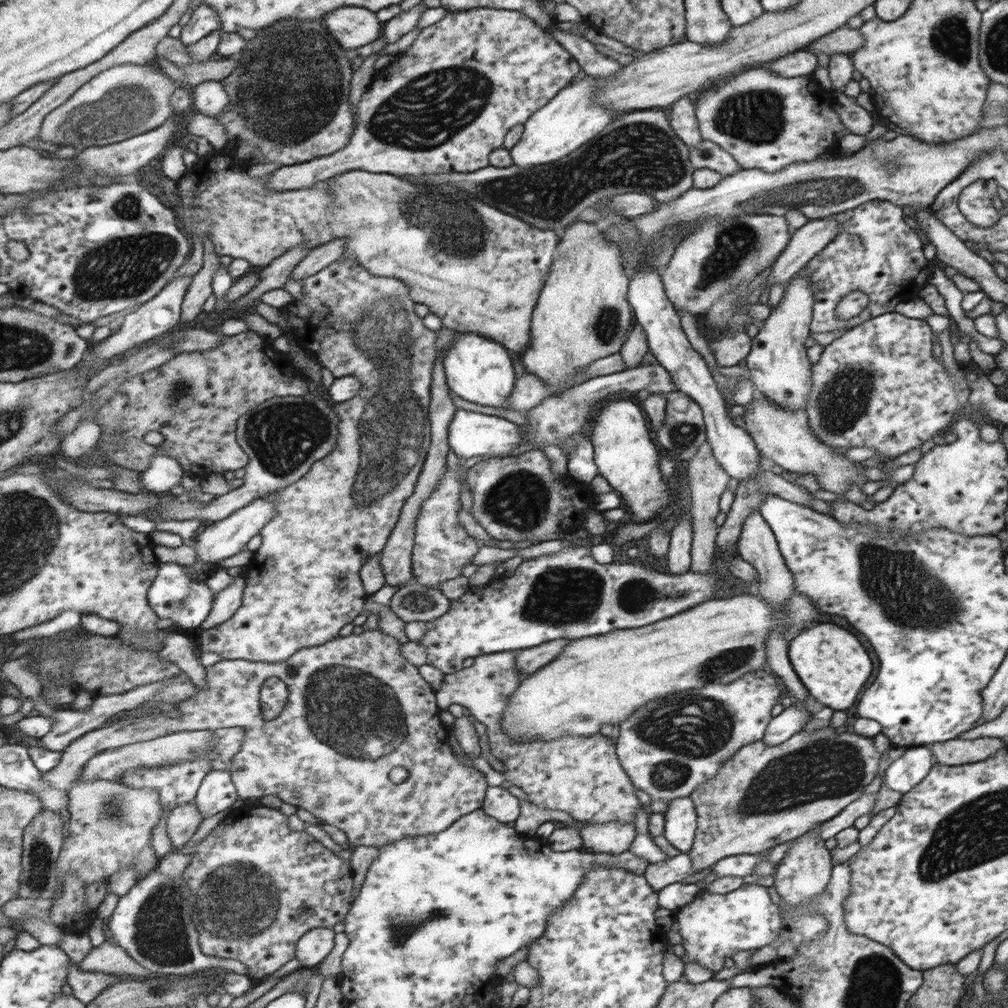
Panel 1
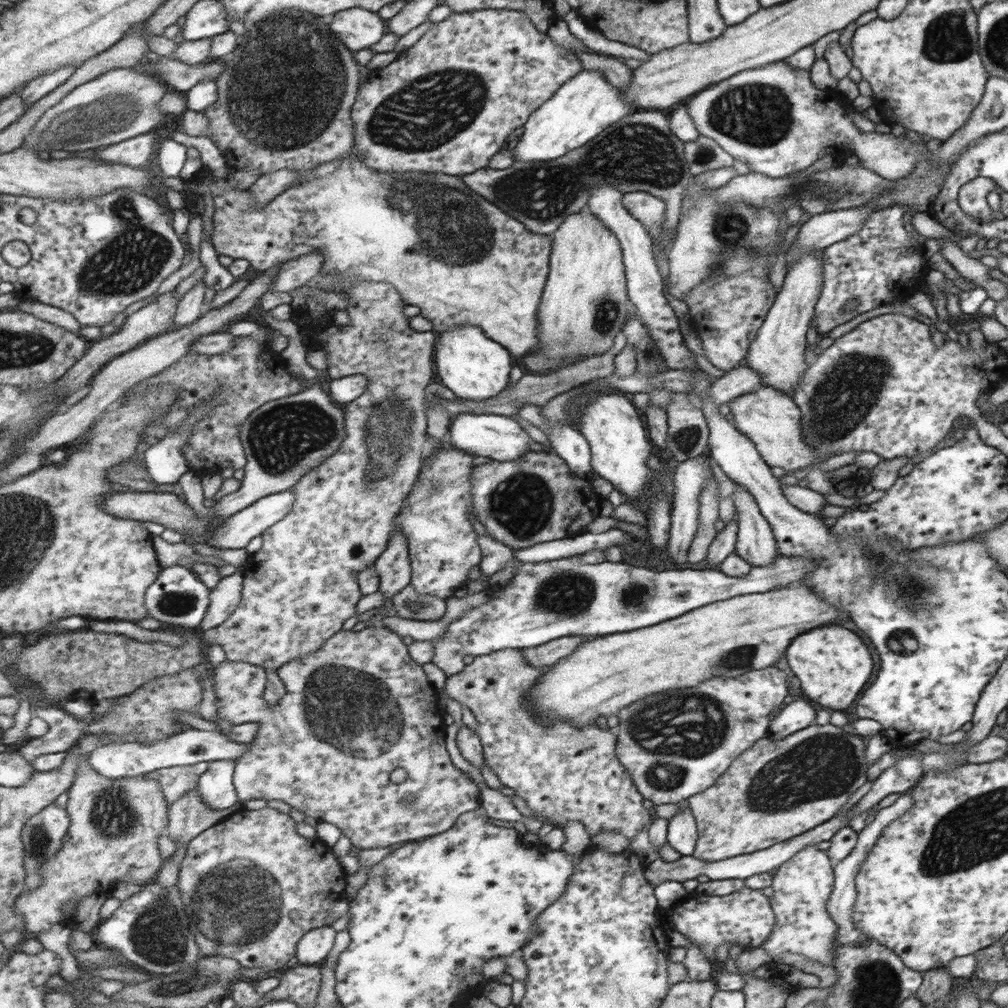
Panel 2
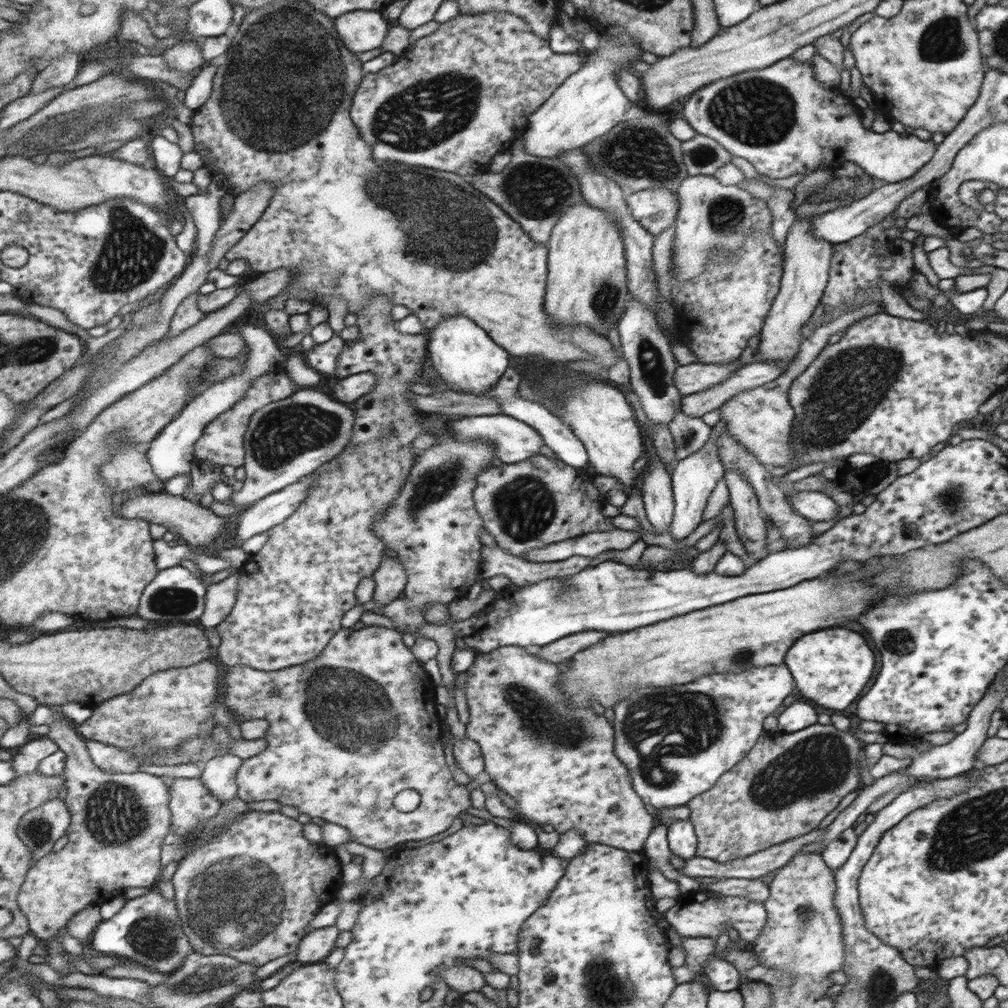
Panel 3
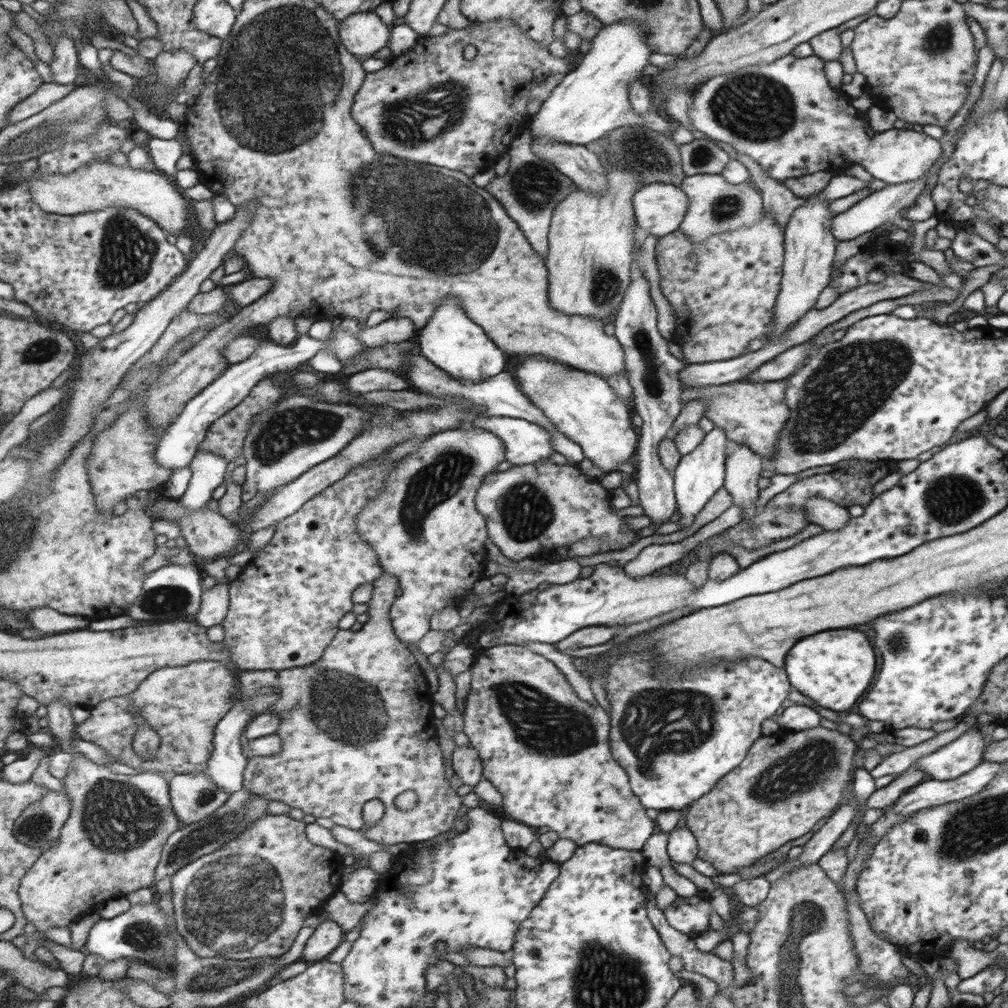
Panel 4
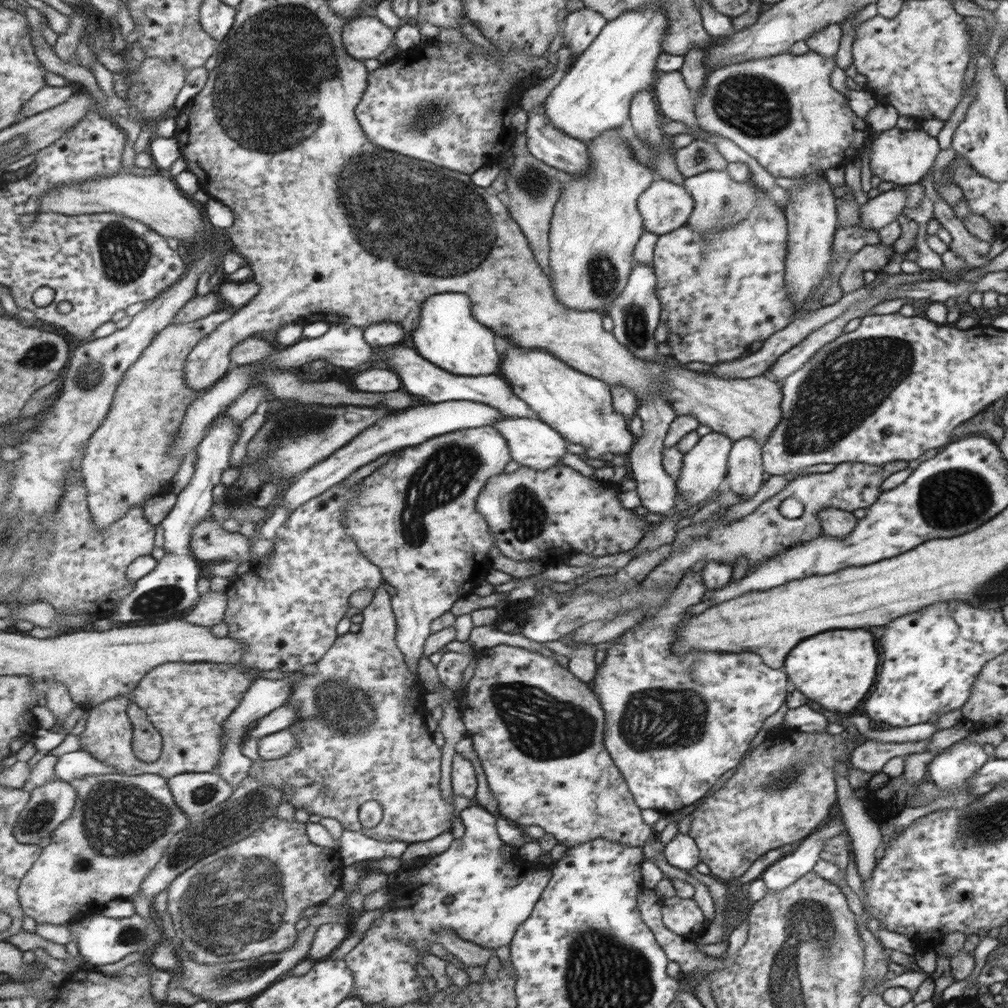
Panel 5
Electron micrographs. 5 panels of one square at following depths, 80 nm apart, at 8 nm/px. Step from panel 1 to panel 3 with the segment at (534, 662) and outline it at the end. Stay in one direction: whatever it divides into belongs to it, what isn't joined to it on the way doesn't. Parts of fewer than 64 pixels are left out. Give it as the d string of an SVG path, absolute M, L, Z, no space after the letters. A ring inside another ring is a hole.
M590 632L572 634L571 637L565 637L550 645L544 645L538 649L532 650L534 655L546 659L548 662L559 664L559 662L572 659L576 653L604 641L608 637L608 632Z

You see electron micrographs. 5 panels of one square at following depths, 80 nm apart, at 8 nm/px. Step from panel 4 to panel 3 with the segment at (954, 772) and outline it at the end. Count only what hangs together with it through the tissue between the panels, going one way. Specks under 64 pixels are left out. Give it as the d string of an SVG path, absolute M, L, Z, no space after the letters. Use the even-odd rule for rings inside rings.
M1001 676L993 681L990 688L987 690L987 694L983 696L983 701L979 703L970 714L967 721L967 728L962 733L955 735L952 741L948 744L934 746L928 751L923 753L914 752L913 744L906 743L884 743L882 754L888 754L888 756L895 756L896 758L906 758L912 756L912 762L909 765L907 772L913 777L920 780L926 778L938 778L949 779L958 775L965 774L969 770L973 770L973 767L977 766L977 752L980 750L981 745L987 739L986 732L990 724L990 716L995 710L1000 709L1000 702L1004 700L1007 691L1007 682L1005 678L1007 676Z

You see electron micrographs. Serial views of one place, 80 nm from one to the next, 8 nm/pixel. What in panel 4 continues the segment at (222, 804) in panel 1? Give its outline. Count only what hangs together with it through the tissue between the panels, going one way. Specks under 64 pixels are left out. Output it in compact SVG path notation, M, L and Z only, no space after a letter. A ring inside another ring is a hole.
M264 689L260 696L252 698L244 702L239 702L235 709L228 713L224 720L219 724L217 735L215 738L216 750L212 757L211 763L206 772L230 794L237 793L245 788L245 772L250 764L251 758L245 753L242 742L242 736L245 735L249 724L262 713L270 711L270 707L274 707L280 698L272 689Z

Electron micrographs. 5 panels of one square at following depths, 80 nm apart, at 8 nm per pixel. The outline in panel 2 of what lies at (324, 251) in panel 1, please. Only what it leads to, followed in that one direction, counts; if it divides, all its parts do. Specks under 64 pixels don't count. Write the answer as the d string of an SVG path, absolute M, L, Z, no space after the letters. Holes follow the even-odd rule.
M315 252L299 259L288 261L278 273L269 292L292 292L307 286L318 278L325 263L325 252Z

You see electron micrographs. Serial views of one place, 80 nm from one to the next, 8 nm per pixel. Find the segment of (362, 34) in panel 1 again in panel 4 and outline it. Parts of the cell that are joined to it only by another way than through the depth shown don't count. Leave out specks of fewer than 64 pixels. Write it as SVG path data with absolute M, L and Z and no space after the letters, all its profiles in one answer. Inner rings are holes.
M374 11L353 14L341 21L341 34L352 54L372 57L391 40L390 28Z

